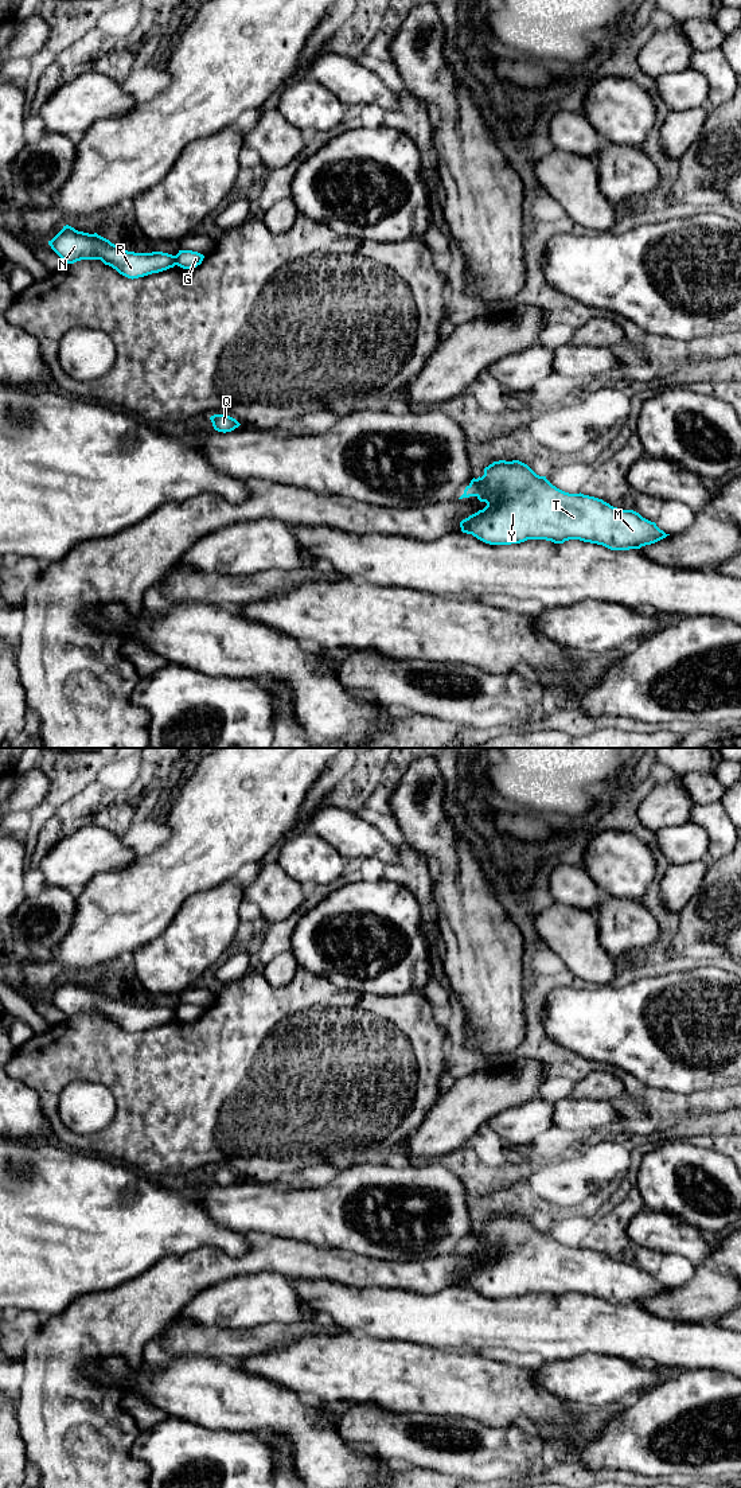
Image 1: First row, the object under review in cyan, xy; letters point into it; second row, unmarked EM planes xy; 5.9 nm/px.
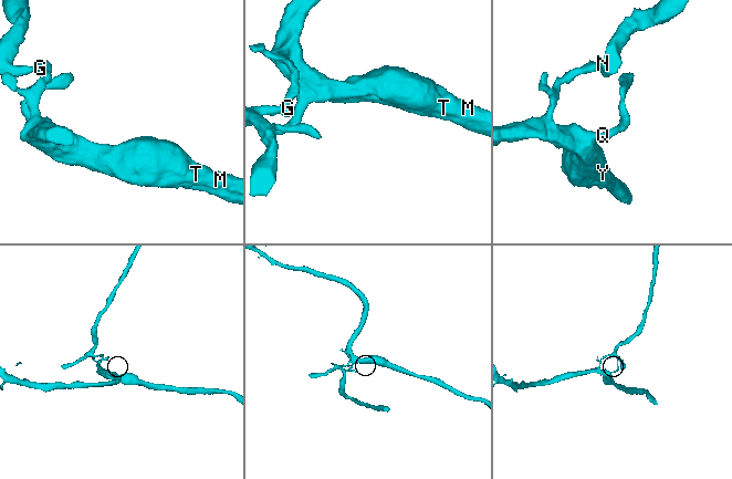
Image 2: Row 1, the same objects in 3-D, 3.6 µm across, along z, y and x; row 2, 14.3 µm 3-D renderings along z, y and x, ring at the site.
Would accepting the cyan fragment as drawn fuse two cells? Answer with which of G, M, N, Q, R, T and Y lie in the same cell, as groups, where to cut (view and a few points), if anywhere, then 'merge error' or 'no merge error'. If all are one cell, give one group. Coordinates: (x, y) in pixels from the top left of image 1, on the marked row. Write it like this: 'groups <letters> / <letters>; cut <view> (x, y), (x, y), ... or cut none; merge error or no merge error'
groups G M Q T Y / N R; cut xy (174, 256), (176, 264); merge error

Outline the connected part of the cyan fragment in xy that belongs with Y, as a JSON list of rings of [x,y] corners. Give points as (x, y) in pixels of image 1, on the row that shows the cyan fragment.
[[[499,460],[485,467],[484,475],[473,478],[459,499],[469,496],[476,496],[487,506],[463,519],[461,531],[490,545],[520,544],[527,540],[546,540],[554,544],[580,540],[611,550],[629,550],[670,535],[633,510],[621,510],[581,492],[565,492],[519,460]]]

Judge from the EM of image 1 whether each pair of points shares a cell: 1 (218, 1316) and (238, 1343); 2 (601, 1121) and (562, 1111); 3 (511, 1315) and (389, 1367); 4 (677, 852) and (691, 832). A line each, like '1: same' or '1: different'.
1: different
2: same
3: different
4: same

